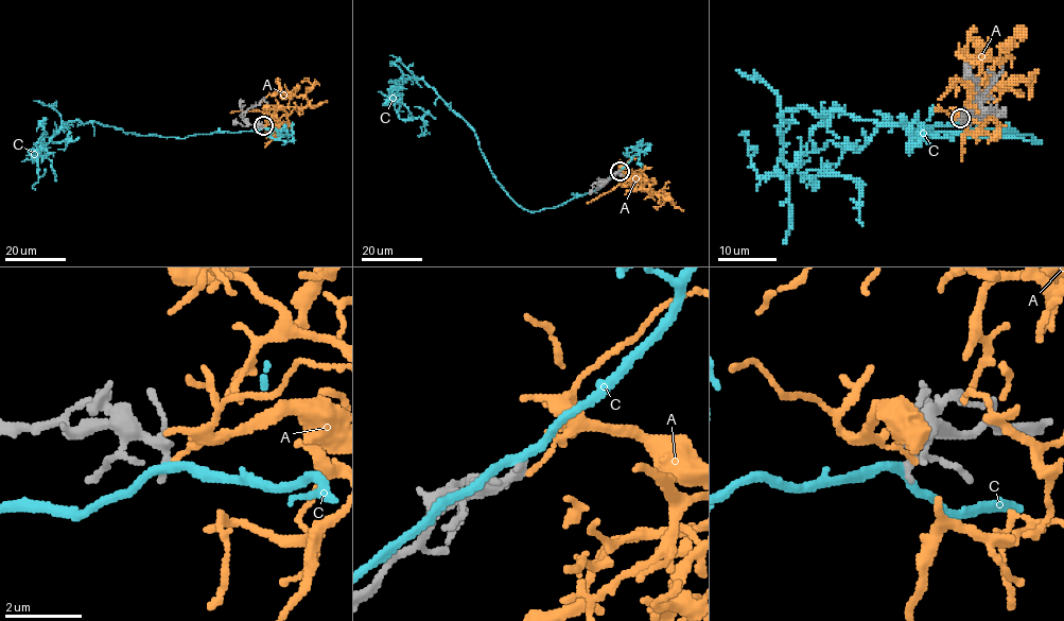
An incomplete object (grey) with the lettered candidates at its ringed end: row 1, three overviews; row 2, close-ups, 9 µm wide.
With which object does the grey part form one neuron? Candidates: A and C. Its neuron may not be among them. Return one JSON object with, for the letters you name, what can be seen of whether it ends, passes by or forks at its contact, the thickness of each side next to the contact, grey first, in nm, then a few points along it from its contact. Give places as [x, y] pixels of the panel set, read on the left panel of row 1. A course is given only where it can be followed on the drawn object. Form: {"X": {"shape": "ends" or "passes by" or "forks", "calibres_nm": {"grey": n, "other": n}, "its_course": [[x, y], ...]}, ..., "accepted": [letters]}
{"accepted": []}

